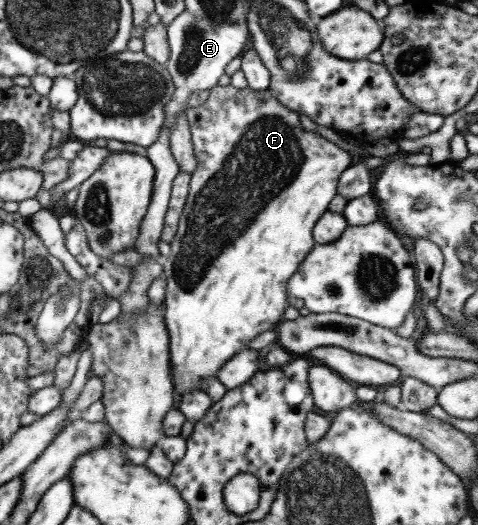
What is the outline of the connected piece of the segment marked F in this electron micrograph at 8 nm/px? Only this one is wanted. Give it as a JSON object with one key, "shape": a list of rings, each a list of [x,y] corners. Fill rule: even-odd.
{"shape":[[[216,85],[210,89],[208,99],[197,107],[188,107],[185,110],[190,131],[193,150],[196,156],[197,166],[191,173],[189,183],[189,196],[185,204],[182,216],[180,216],[179,227],[175,238],[171,241],[172,252],[163,259],[163,276],[166,280],[164,325],[169,335],[169,352],[171,360],[171,374],[173,377],[173,388],[176,402],[183,393],[187,391],[198,391],[203,387],[207,379],[217,377],[219,369],[239,351],[249,348],[250,342],[261,332],[276,329],[283,321],[284,311],[293,304],[290,301],[287,290],[288,280],[298,271],[300,264],[310,251],[315,247],[313,228],[320,217],[328,211],[332,199],[338,195],[338,181],[343,171],[346,171],[352,163],[351,152],[340,148],[334,142],[320,136],[319,133],[304,130],[300,122],[299,114],[284,107],[268,89],[254,91],[246,86],[244,89],[236,87]]]}

